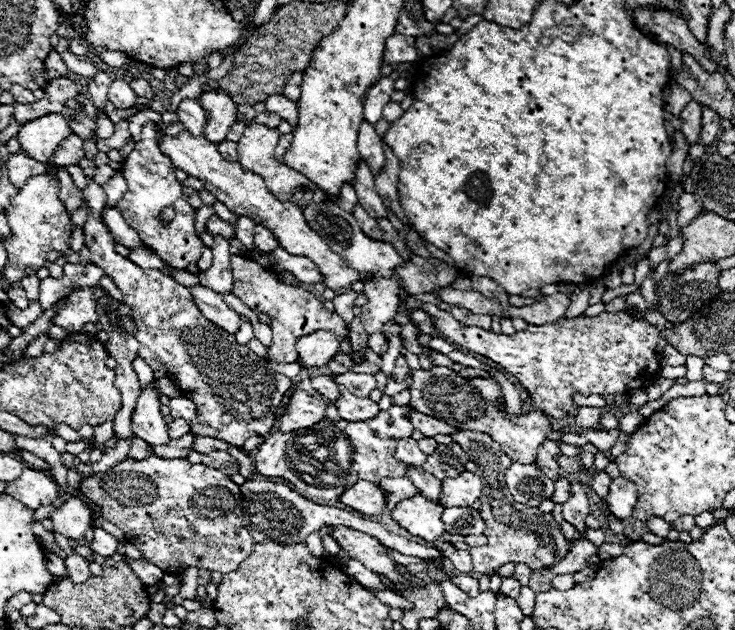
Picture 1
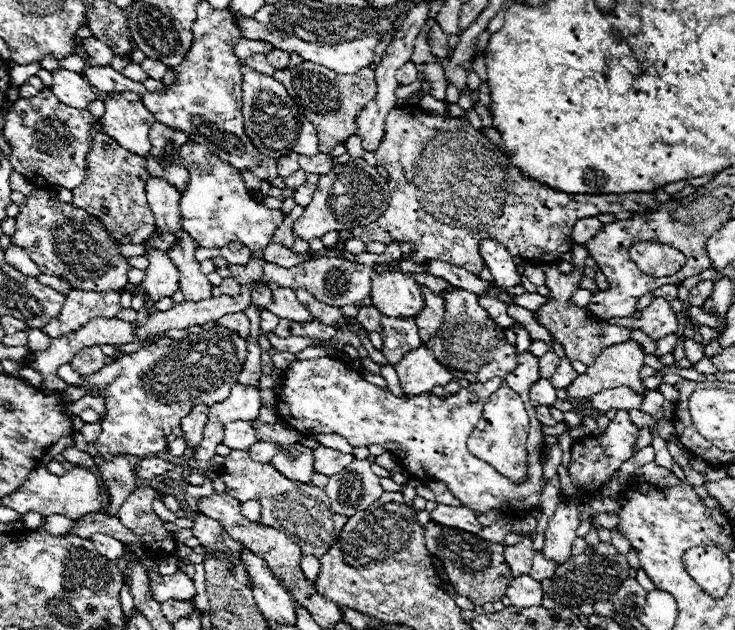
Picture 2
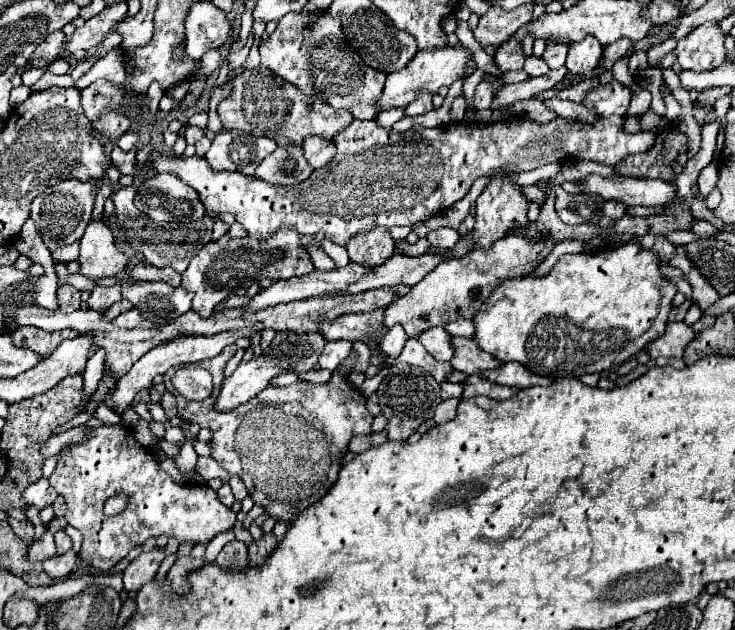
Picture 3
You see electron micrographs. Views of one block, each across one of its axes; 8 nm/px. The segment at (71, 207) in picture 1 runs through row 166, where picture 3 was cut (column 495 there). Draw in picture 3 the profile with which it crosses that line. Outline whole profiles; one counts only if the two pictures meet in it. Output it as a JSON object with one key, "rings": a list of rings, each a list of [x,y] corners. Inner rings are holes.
{"rings":[[[510,36],[504,44],[498,46],[496,56],[494,56],[494,62],[496,62],[496,66],[502,72],[522,70],[522,66],[524,66],[524,52],[522,52],[520,42],[514,36]]]}

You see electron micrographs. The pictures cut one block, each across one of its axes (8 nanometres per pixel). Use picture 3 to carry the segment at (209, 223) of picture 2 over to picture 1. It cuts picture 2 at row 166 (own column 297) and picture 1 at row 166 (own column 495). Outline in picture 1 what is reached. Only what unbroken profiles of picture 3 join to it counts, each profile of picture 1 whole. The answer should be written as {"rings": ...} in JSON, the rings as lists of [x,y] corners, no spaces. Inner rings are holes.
{"rings":[[[146,122],[142,126],[142,136],[136,148],[128,154],[128,158],[122,164],[122,176],[126,180],[128,190],[124,192],[122,200],[118,202],[118,212],[126,220],[130,228],[134,228],[140,236],[140,240],[150,246],[154,254],[158,254],[166,264],[174,268],[186,268],[190,262],[198,262],[204,250],[204,242],[196,234],[196,210],[188,204],[182,182],[174,176],[174,164],[166,154],[160,150],[158,142],[158,126],[154,122]],[[172,208],[176,216],[168,222],[168,226],[162,224],[162,210]]]}

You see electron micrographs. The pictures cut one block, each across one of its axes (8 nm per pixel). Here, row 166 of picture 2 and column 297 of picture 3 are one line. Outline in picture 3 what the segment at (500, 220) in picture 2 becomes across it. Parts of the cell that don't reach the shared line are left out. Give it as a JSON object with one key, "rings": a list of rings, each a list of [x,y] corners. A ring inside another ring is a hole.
{"rings":[[[236,344],[226,346],[218,356],[200,362],[198,366],[206,368],[212,378],[214,378],[214,392],[210,398],[202,400],[202,402],[188,402],[186,398],[182,398],[170,378],[174,376],[174,372],[181,368],[172,367],[166,374],[164,374],[164,386],[170,394],[174,394],[176,398],[176,408],[178,408],[178,416],[190,424],[198,424],[200,428],[210,428],[212,430],[212,440],[210,440],[210,448],[212,448],[212,458],[230,474],[236,474],[248,494],[252,496],[254,504],[262,506],[264,512],[274,518],[274,520],[284,520],[286,524],[292,522],[304,508],[310,508],[312,504],[316,504],[318,500],[322,500],[328,490],[334,486],[336,478],[338,478],[338,470],[342,468],[342,458],[348,452],[348,442],[354,436],[360,434],[370,434],[372,432],[372,420],[374,416],[366,410],[366,398],[348,384],[346,376],[342,372],[334,372],[330,382],[326,384],[310,384],[310,382],[298,382],[292,386],[268,386],[266,390],[262,390],[258,396],[254,396],[254,400],[238,406],[236,410],[230,412],[218,412],[214,410],[216,398],[220,394],[222,382],[224,382],[224,368],[226,362],[234,356],[236,352]]]}

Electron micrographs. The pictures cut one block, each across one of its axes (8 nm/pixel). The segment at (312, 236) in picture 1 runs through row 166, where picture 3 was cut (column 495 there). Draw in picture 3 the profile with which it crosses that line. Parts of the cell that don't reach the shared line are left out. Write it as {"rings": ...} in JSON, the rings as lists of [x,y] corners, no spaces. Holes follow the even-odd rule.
{"rings":[[[496,174],[492,176],[492,182],[486,186],[486,190],[478,196],[476,200],[476,226],[472,230],[474,242],[478,248],[488,250],[496,240],[508,236],[516,228],[526,228],[530,222],[526,220],[526,210],[528,210],[528,200],[522,196],[520,188],[508,182],[506,174]]]}

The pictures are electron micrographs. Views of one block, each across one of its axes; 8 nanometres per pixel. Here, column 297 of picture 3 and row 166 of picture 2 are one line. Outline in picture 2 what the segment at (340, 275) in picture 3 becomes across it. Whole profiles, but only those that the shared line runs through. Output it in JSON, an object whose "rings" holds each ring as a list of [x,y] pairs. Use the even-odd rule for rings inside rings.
{"rings":[[[288,154],[288,156],[280,156],[278,160],[276,160],[276,164],[278,164],[278,176],[282,176],[282,178],[286,178],[286,176],[290,176],[292,172],[296,172],[296,170],[300,170],[300,164],[298,164],[298,154]]]}

